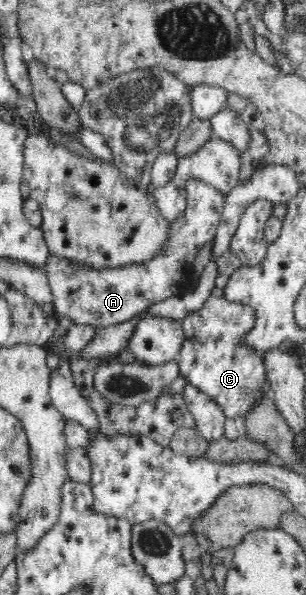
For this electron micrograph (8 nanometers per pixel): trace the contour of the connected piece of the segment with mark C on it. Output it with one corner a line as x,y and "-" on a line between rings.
218,274
201,310
187,314
182,321
184,342
175,359
187,384
219,401
227,418
237,418
245,417
271,390
266,382
265,366
262,366
264,352
256,351
244,342
244,336
256,322
255,312
249,306
227,300
224,297
227,284
228,277

